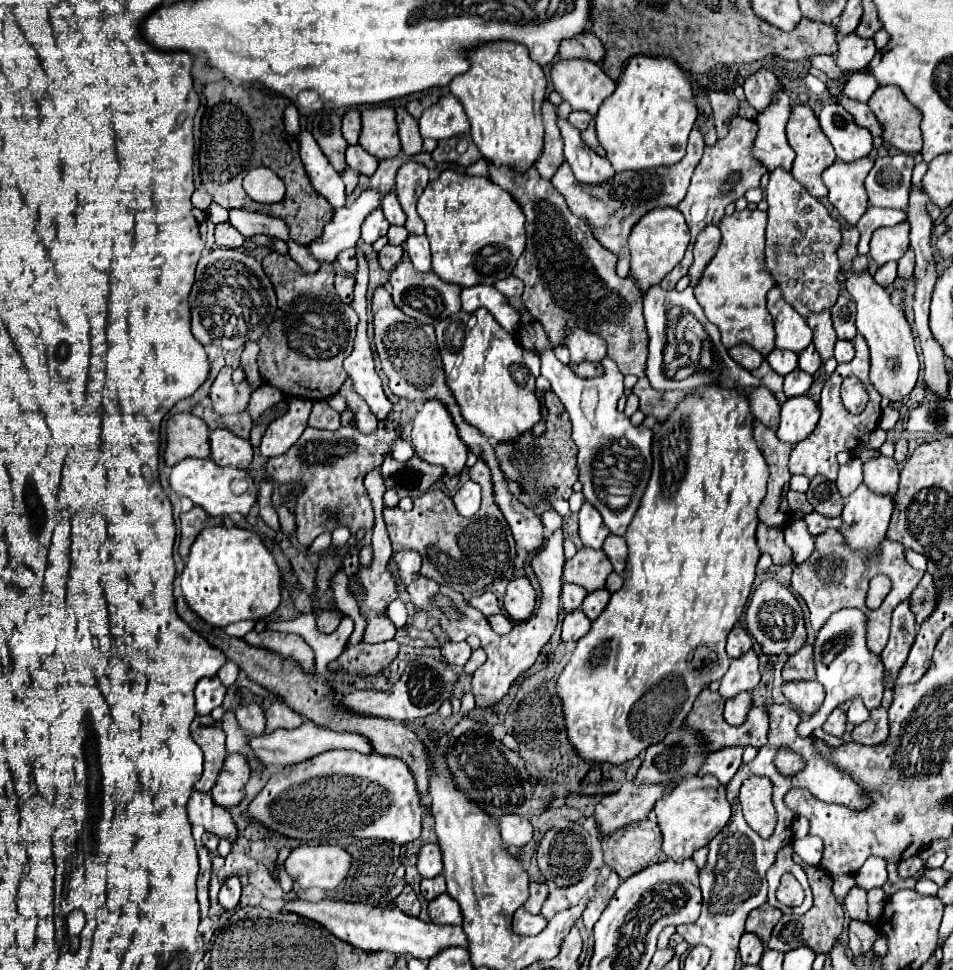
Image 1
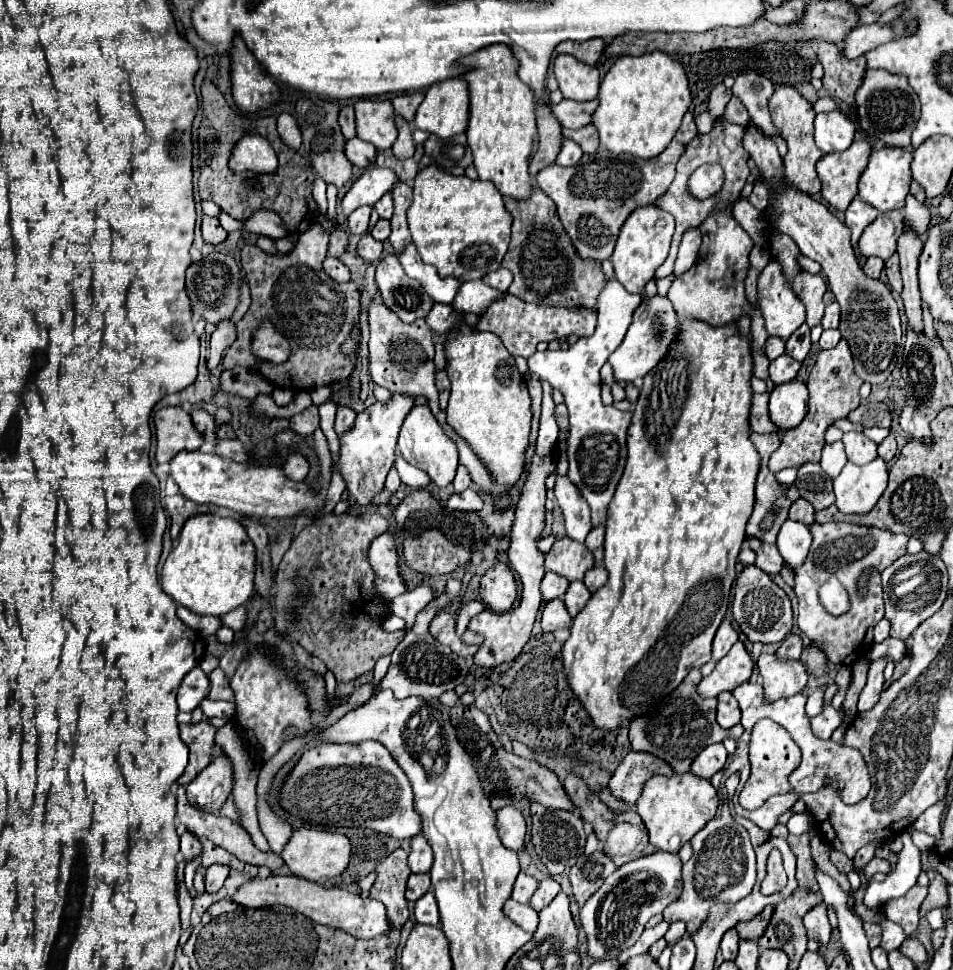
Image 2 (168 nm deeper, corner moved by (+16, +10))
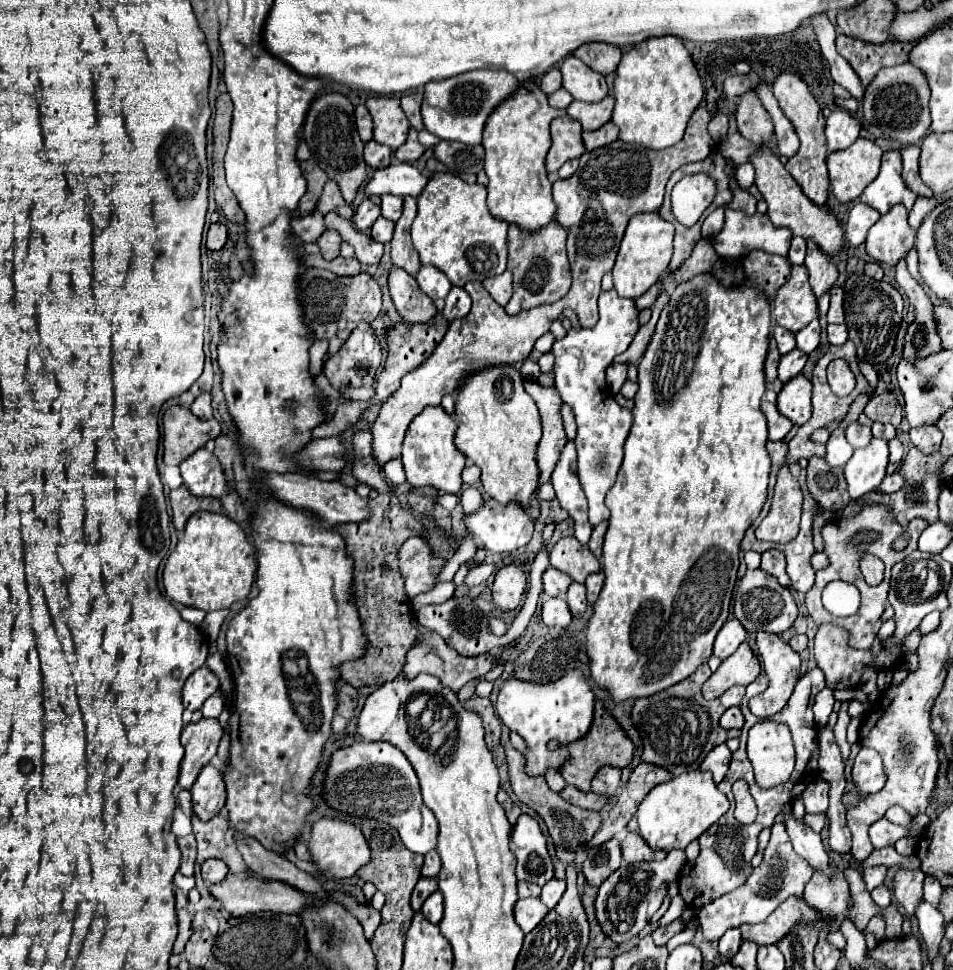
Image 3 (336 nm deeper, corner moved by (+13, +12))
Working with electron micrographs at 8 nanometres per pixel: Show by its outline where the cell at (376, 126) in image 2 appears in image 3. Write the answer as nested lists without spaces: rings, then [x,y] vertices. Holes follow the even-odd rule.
[[[371,97],[365,107],[373,117],[373,139],[397,149],[407,139],[409,121],[401,111],[397,97]]]

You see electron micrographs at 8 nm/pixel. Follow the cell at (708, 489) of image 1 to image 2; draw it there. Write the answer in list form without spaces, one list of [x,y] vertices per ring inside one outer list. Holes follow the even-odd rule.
[[[680,317],[680,335],[676,335],[676,343],[672,343],[668,355],[656,365],[656,371],[644,375],[644,383],[640,389],[640,399],[632,413],[632,421],[628,427],[628,461],[622,473],[622,479],[616,487],[612,503],[608,505],[608,521],[606,521],[606,541],[604,541],[604,567],[608,571],[608,583],[600,587],[586,607],[578,613],[572,623],[570,639],[564,643],[564,673],[570,681],[572,691],[584,703],[586,711],[594,719],[594,723],[602,729],[616,729],[620,725],[628,725],[630,719],[644,715],[640,713],[644,707],[656,705],[660,699],[670,695],[690,669],[702,667],[710,661],[710,647],[716,629],[720,627],[730,599],[730,587],[736,577],[736,557],[740,553],[740,535],[744,541],[744,527],[752,515],[754,507],[754,483],[760,469],[760,455],[750,441],[750,405],[752,405],[752,353],[750,353],[750,337],[738,331],[736,323],[728,323],[722,327],[712,327],[698,319]]]

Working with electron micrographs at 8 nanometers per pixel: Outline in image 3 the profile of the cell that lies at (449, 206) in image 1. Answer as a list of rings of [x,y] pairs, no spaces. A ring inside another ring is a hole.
[[[433,173],[417,197],[417,217],[411,225],[413,245],[423,265],[435,265],[447,279],[463,287],[467,281],[483,281],[505,271],[507,221],[495,219],[485,205],[487,189],[465,183],[453,173]]]

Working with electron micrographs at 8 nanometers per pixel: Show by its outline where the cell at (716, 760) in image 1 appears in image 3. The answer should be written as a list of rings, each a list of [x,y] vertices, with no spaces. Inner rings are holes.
[[[723,743],[723,745],[717,745],[715,749],[711,749],[707,753],[707,757],[703,759],[701,763],[701,771],[711,771],[713,773],[713,779],[717,783],[723,781],[727,769],[729,769],[729,761],[731,761],[731,751],[729,747]]]

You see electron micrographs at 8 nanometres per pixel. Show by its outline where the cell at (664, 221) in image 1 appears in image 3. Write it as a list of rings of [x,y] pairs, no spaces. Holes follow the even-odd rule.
[[[657,211],[653,213],[639,213],[633,215],[625,237],[621,241],[619,253],[617,253],[617,261],[613,267],[613,283],[615,289],[619,293],[619,297],[631,297],[637,299],[641,297],[653,283],[657,283],[657,279],[661,277],[661,273],[667,269],[671,255],[673,255],[673,235],[675,235],[675,227],[671,221],[665,221]]]

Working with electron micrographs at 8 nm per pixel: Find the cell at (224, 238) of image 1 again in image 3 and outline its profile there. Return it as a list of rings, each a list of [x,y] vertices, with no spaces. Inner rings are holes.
[[[211,223],[205,241],[207,241],[207,249],[221,249],[227,241],[227,227],[223,223]]]

